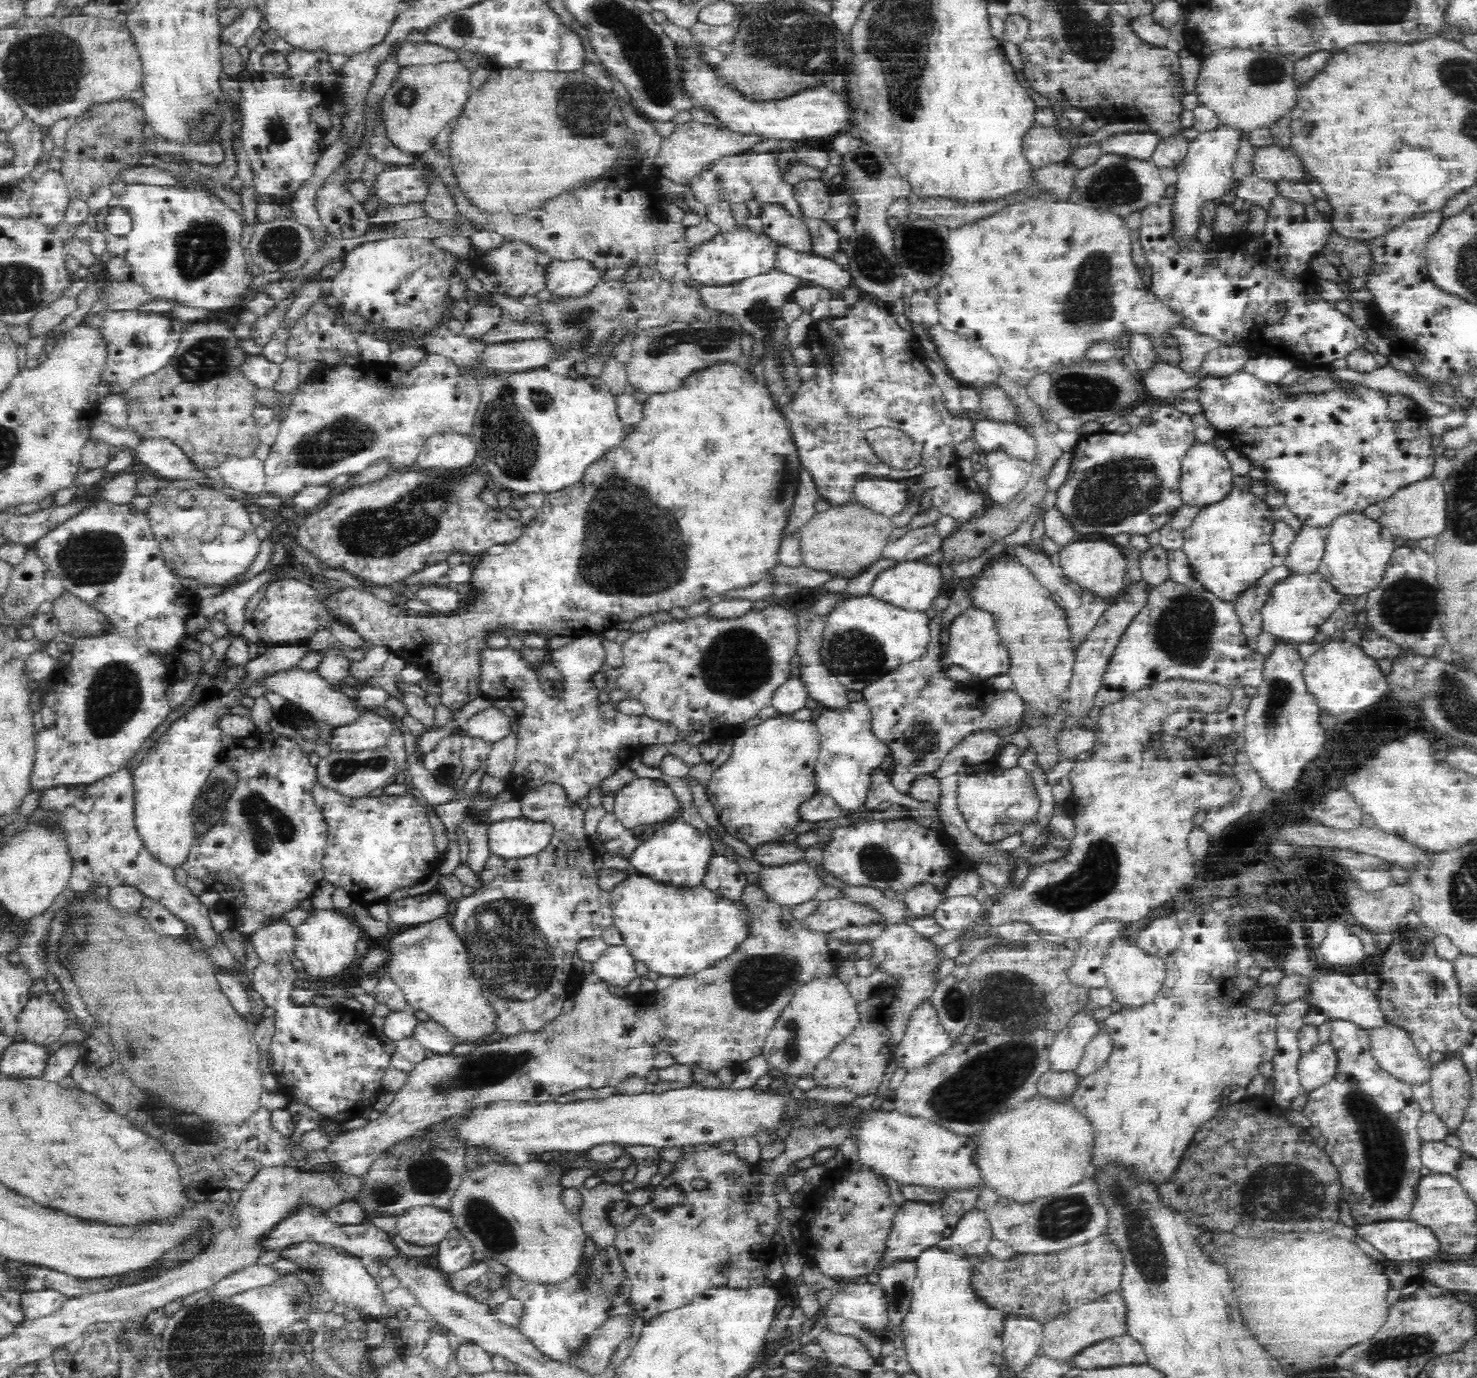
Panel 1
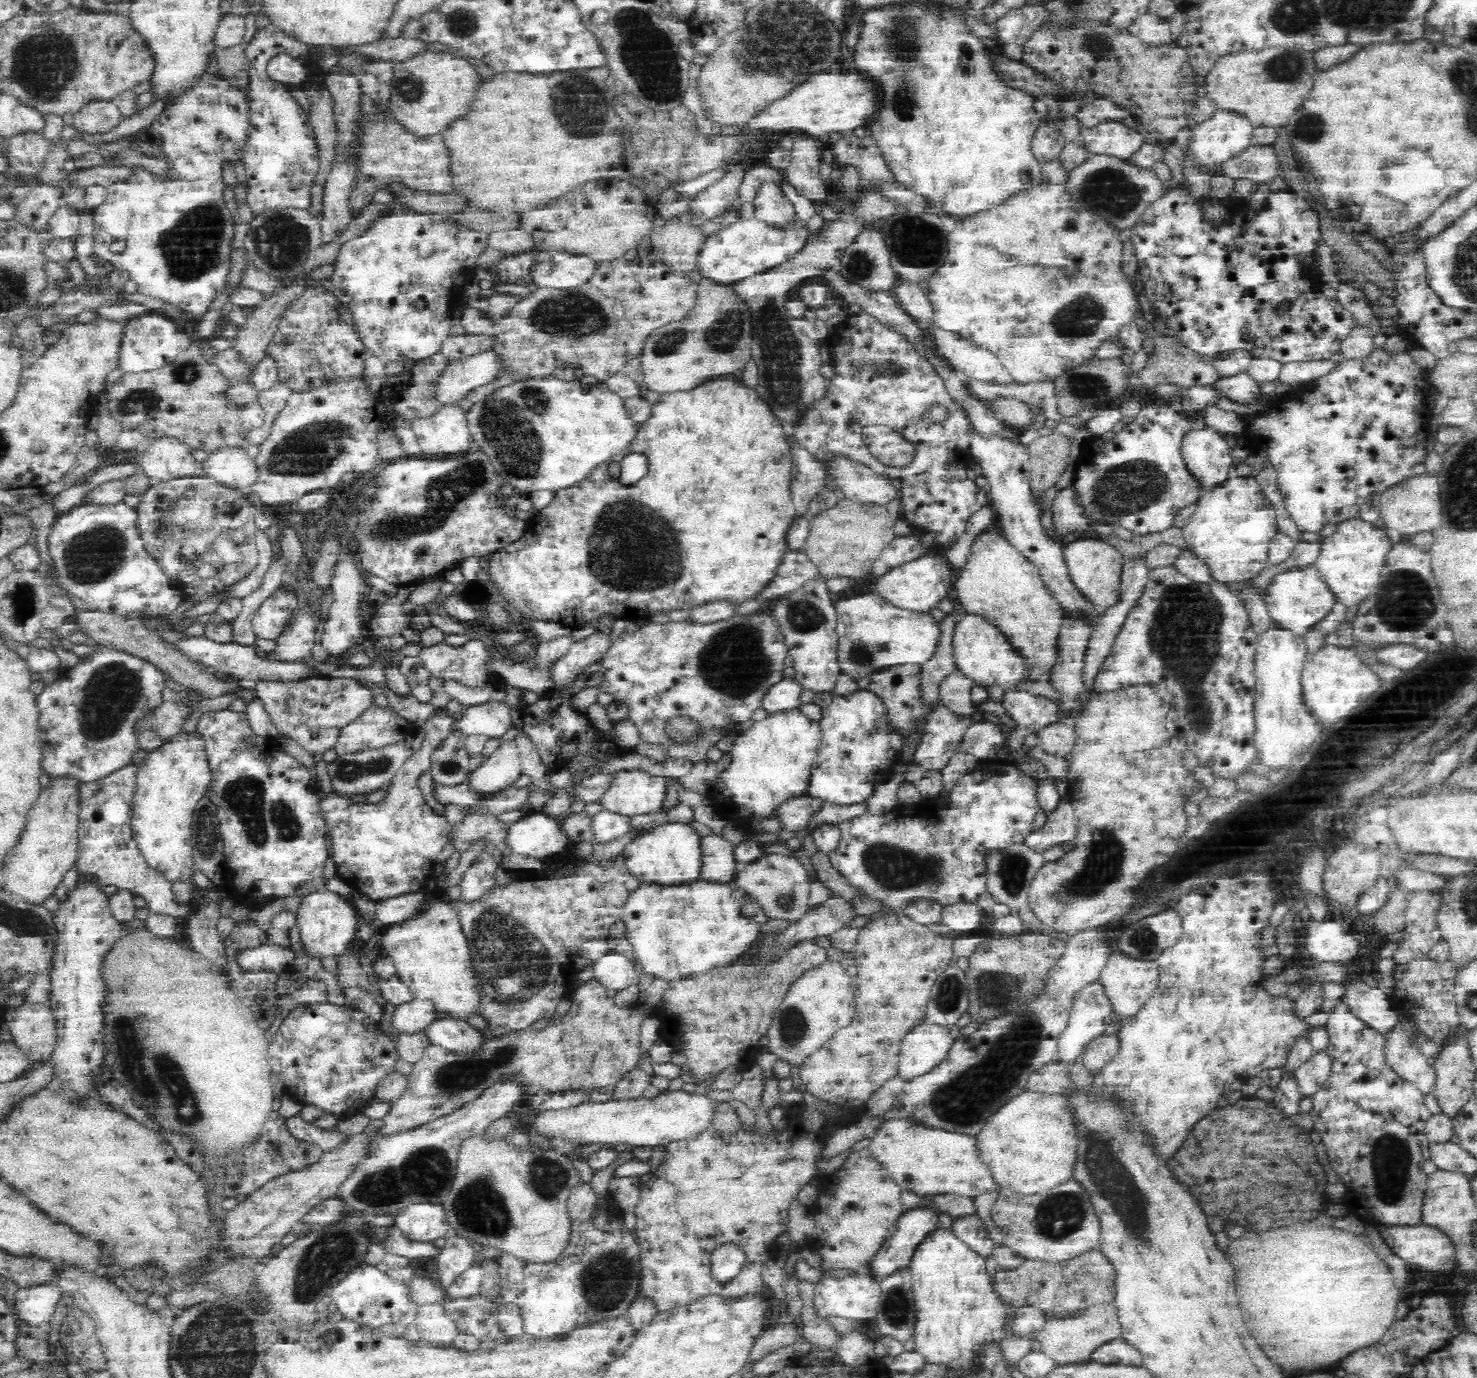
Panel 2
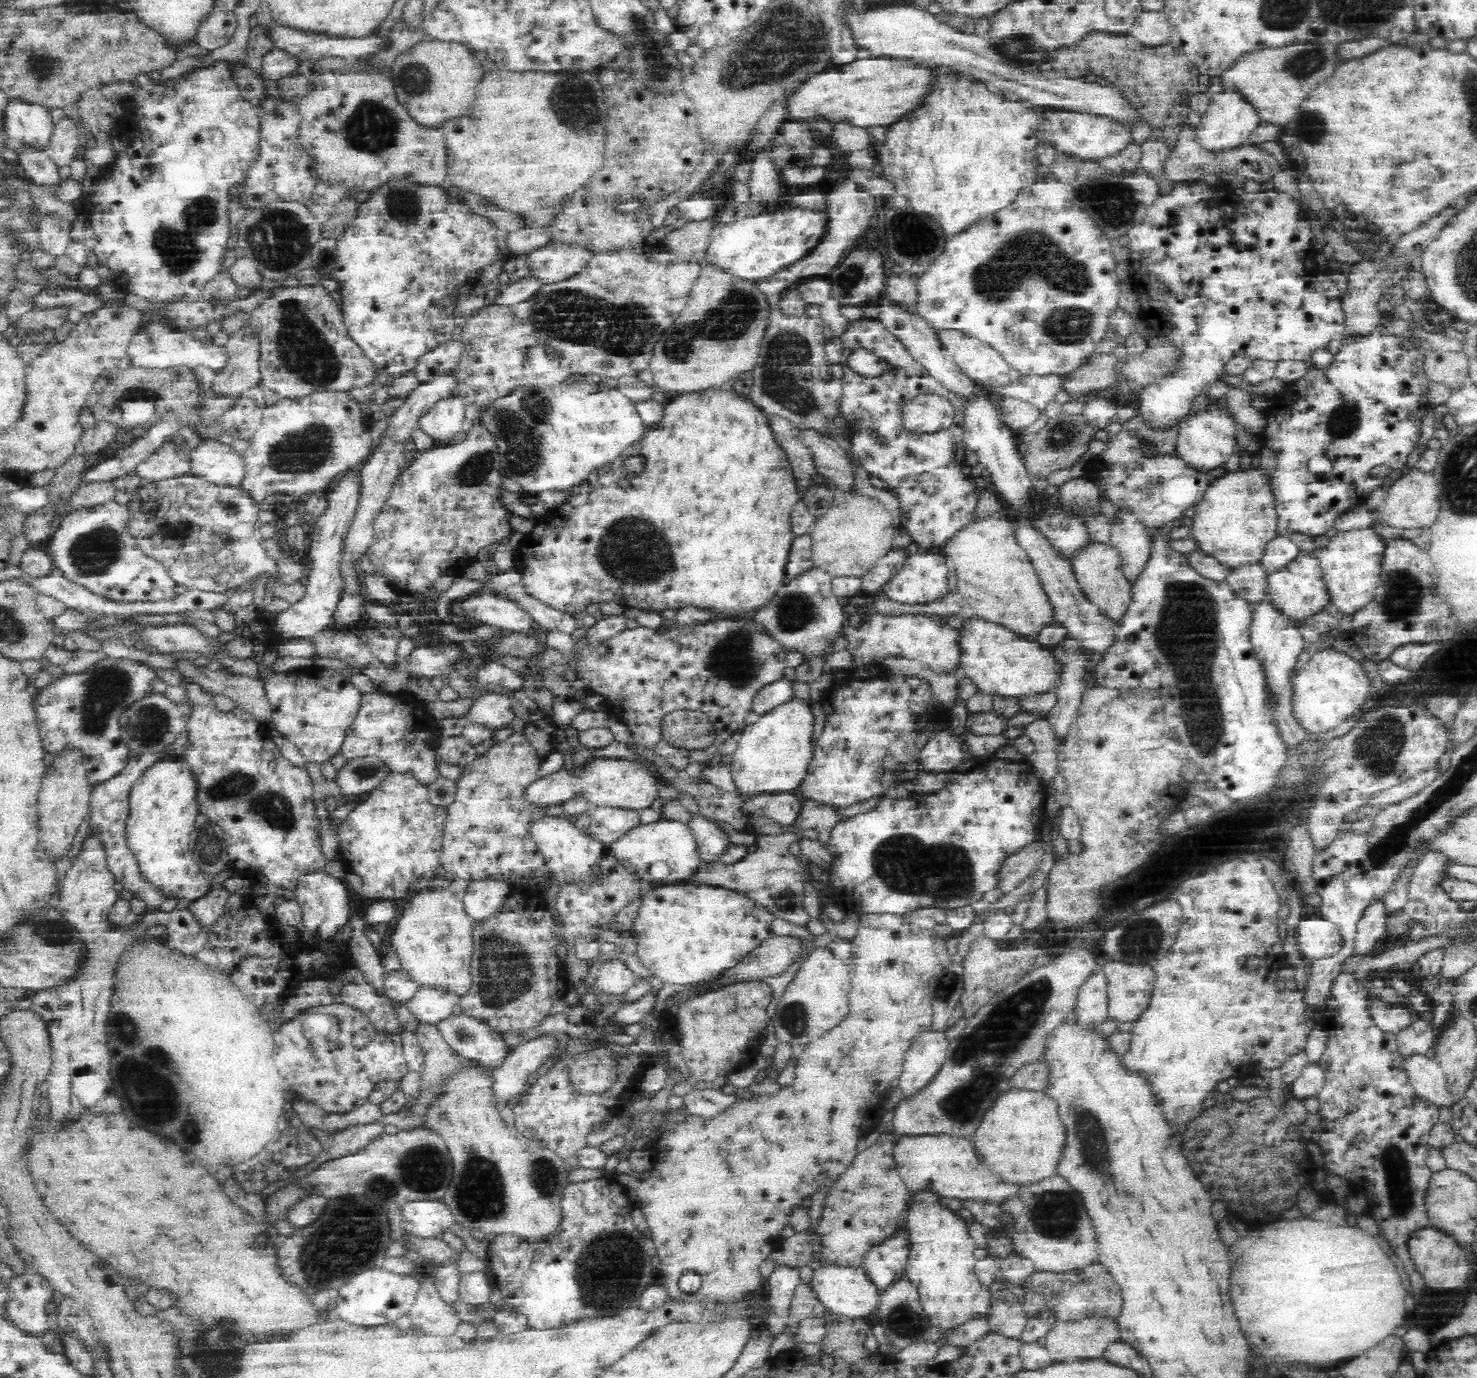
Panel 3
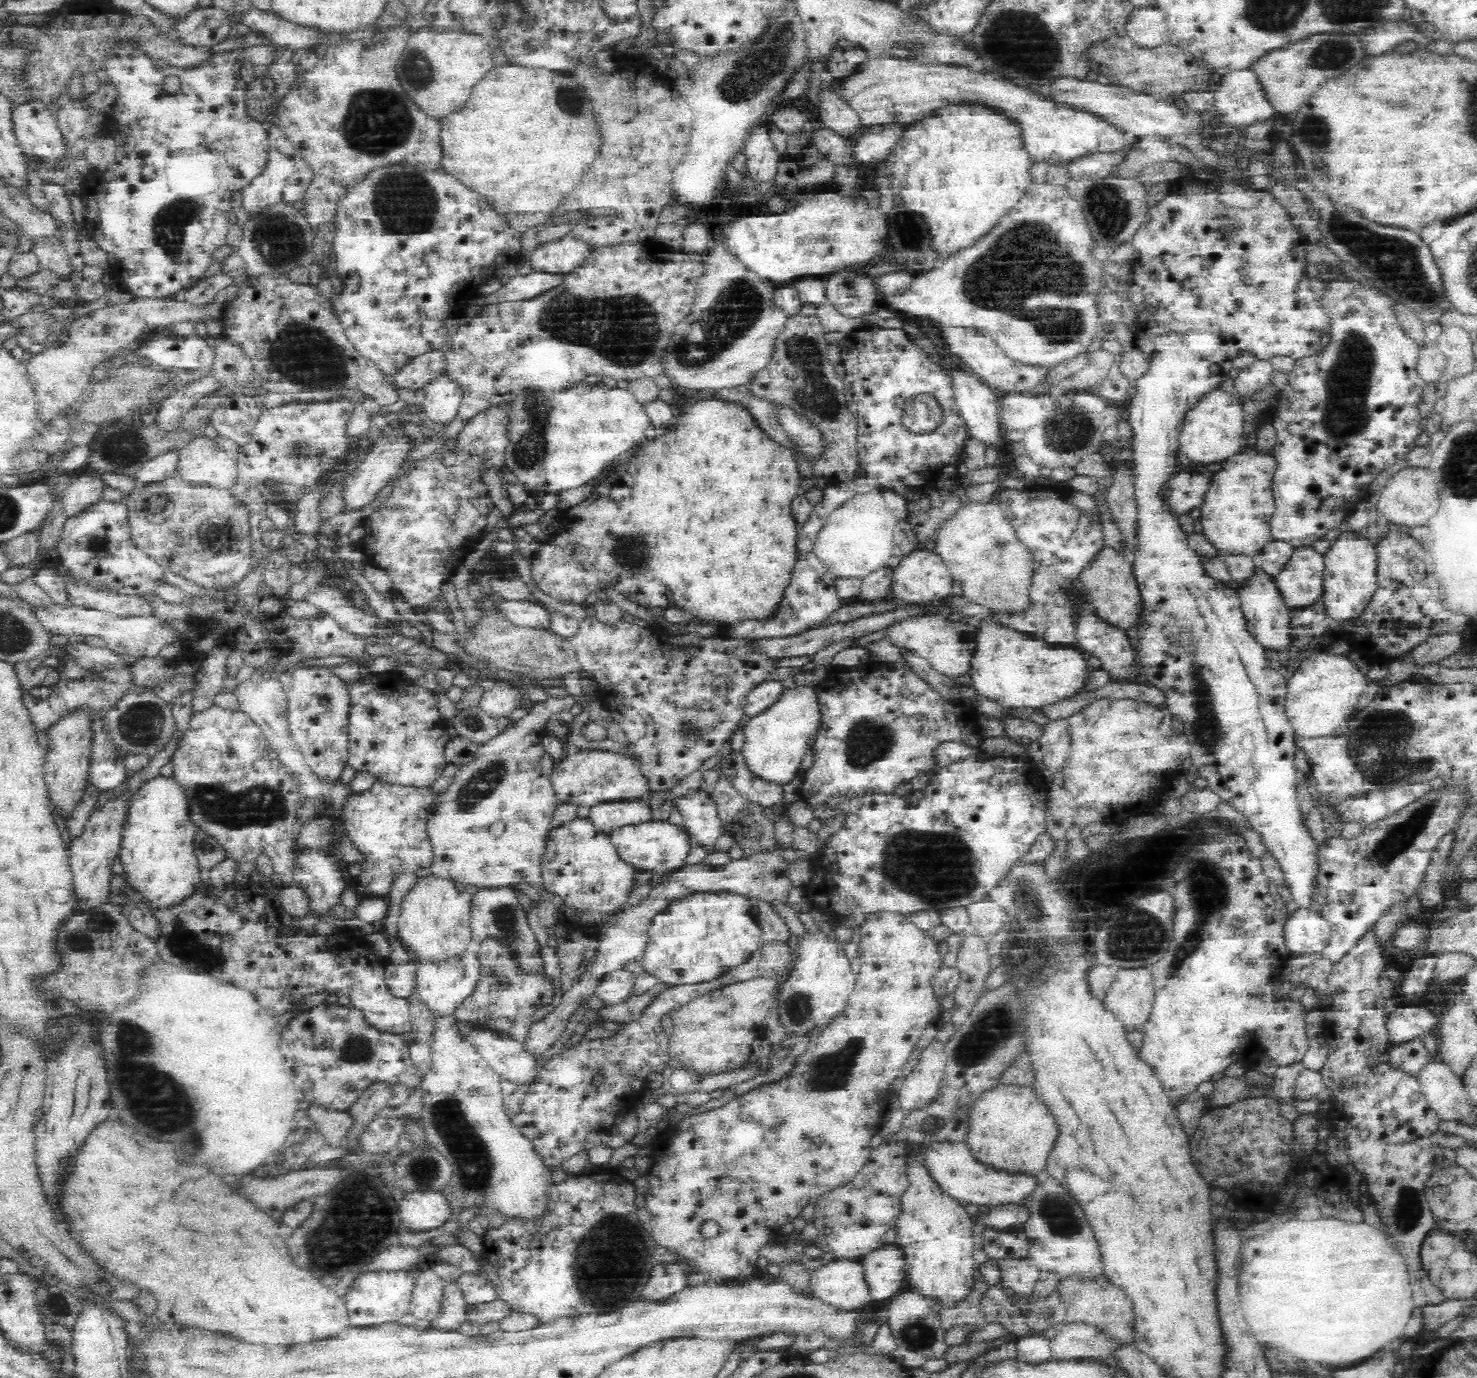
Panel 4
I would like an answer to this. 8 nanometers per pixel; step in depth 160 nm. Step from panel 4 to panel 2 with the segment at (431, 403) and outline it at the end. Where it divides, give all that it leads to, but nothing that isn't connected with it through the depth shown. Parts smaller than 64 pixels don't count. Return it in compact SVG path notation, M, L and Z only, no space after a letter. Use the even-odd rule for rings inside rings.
M457 402L440 406L432 416L412 418L410 423L423 456L453 456L470 450L467 412Z

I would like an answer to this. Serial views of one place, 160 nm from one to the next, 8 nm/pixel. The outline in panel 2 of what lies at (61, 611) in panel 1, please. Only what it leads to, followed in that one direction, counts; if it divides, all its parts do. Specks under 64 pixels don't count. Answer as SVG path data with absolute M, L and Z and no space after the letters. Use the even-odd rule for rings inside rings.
M76 609L76 613L69 619L77 625L78 631L92 637L98 644L111 650L124 652L148 661L160 667L166 677L172 678L177 684L198 692L202 698L214 699L220 696L235 696L247 705L254 702L257 696L254 690L242 688L234 682L224 682L218 675L210 674L206 665L178 652L172 644L164 641L156 630L149 630L138 616L122 616L116 613L103 613L102 611Z

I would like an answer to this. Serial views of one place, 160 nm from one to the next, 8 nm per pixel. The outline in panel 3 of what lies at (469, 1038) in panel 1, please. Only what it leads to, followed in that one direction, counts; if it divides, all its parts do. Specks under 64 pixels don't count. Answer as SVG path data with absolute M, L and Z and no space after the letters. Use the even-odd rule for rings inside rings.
M432 886L424 888L420 892L411 893L405 900L400 902L398 920L393 933L389 936L392 949L399 952L401 969L406 970L412 979L419 985L430 984L446 989L446 991L456 991L464 996L469 992L471 981L471 960L472 956L472 932L474 930L475 920L468 916L464 908L463 900L454 895L449 888L444 886Z

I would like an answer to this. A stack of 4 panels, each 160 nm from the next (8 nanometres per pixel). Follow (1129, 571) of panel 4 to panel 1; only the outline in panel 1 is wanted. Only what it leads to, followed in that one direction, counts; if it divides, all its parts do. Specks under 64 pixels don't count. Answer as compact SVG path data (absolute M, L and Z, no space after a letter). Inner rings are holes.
M1074 540L1060 549L1056 562L1064 576L1102 600L1115 598L1125 586L1126 559L1121 548L1102 540Z

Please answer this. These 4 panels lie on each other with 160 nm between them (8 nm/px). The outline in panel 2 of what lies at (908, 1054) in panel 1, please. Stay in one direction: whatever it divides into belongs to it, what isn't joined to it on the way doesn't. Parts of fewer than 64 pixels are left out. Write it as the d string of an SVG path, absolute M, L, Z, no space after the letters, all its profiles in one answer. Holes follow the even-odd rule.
M924 1022L910 1030L901 1042L897 1075L910 1082L942 1064L955 1041L949 1029Z

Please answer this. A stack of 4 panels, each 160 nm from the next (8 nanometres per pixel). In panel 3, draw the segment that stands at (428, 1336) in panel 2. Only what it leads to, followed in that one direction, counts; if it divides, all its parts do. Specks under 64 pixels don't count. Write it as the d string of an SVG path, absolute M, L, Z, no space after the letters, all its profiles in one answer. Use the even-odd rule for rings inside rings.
M428 1278L420 1281L409 1314L412 1322L430 1335L446 1337L455 1335L461 1324L454 1306L447 1306L442 1301L435 1283Z

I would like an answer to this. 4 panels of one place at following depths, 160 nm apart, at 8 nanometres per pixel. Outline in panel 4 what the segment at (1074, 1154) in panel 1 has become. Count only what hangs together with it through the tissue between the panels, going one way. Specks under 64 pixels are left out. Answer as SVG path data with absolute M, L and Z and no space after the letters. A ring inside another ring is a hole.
M1000 1080L994 1089L982 1092L968 1112L966 1144L974 1158L994 1168L1038 1174L1056 1142L1056 1124L1030 1086L1014 1086L1015 1080Z

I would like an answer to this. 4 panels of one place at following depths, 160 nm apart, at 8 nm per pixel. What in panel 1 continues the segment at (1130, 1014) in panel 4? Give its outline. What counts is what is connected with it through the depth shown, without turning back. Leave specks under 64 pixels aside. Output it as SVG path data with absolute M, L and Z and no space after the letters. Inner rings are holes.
M1119 936L1108 948L1108 954L1104 958L1103 974L1106 976L1107 987L1113 994L1113 1000L1120 1004L1123 1012L1132 1011L1156 998L1166 977L1165 960L1138 950L1127 937Z

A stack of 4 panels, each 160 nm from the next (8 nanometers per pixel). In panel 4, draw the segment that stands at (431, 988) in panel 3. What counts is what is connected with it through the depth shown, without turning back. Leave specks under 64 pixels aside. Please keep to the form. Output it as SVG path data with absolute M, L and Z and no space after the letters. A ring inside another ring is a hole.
M474 948L452 956L442 962L426 962L426 964L417 964L417 984L416 990L424 1003L430 1007L434 1014L452 1014L460 1006L460 1003L468 998L476 988L480 980L481 965Z

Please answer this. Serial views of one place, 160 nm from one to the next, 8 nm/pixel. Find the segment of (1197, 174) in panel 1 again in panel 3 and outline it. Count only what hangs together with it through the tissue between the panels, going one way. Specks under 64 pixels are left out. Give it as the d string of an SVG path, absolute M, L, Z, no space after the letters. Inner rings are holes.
M1236 89L1223 90L1210 96L1208 110L1195 127L1194 140L1210 152L1220 152L1246 145L1250 133L1262 124L1256 107Z

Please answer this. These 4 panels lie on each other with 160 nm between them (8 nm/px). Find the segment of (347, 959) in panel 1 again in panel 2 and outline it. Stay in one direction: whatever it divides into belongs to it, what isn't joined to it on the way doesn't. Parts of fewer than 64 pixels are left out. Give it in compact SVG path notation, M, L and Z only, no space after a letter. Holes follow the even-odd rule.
M314 890L302 898L298 906L297 926L302 946L307 955L322 958L338 958L346 953L346 948L351 942L355 942L355 932L360 922L356 918L356 908L346 902L340 894L332 890Z

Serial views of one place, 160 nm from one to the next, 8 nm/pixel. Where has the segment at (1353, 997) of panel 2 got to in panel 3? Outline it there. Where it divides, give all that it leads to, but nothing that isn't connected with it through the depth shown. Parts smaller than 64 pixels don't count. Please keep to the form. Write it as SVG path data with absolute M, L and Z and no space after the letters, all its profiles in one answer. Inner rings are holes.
M1376 991L1371 996L1371 1015L1380 1030L1387 1033L1398 1034L1412 1026L1419 1016L1406 1004L1392 1005L1381 1001Z

